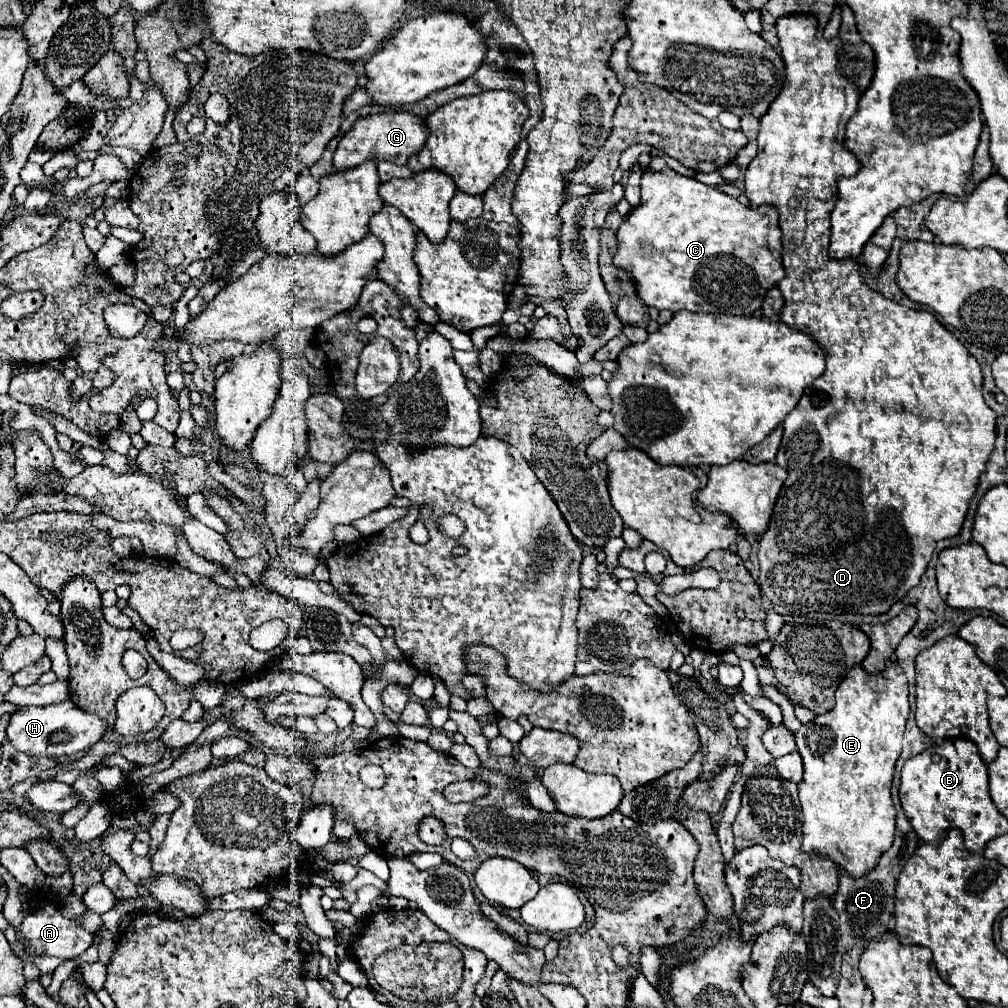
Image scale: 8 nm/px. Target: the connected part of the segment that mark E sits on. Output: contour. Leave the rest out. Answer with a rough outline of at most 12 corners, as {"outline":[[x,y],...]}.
{"outline":[[852,667],[794,735],[802,849],[860,877],[896,829],[906,675]]}

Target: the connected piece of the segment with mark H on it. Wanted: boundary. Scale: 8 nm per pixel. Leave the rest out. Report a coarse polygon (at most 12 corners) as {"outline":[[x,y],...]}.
{"outline":[[70,699],[20,707],[10,743],[26,755],[70,757],[106,723]]}

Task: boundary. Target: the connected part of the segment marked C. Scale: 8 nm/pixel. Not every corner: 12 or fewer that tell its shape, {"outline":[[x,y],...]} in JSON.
{"outline":[[650,161],[614,265],[648,307],[758,313],[776,207]]}

